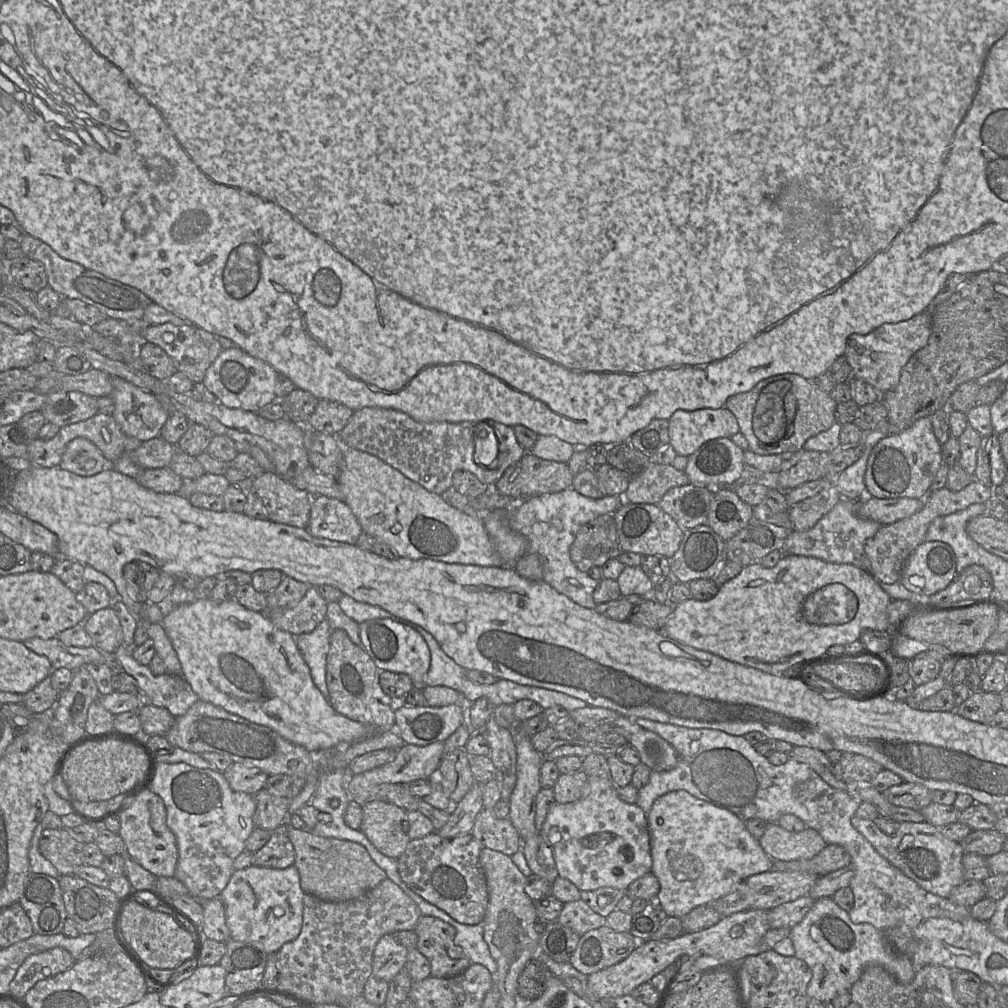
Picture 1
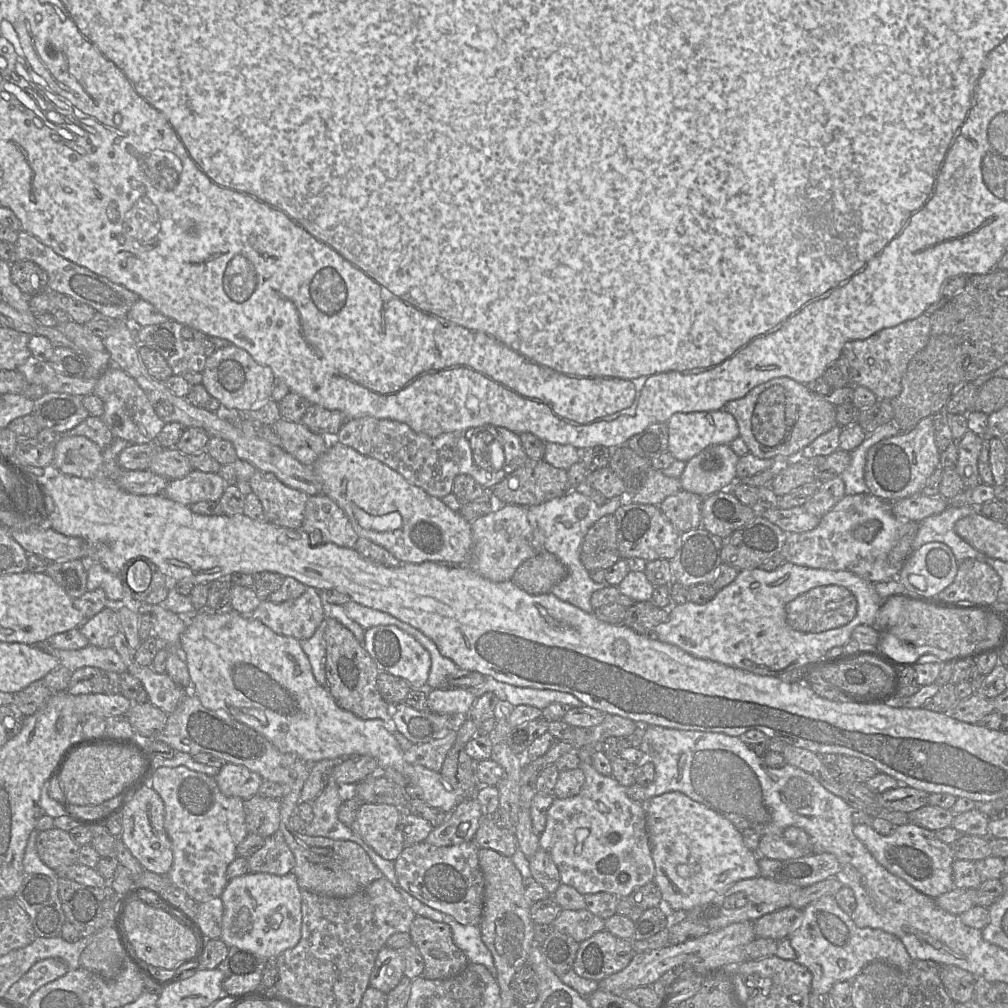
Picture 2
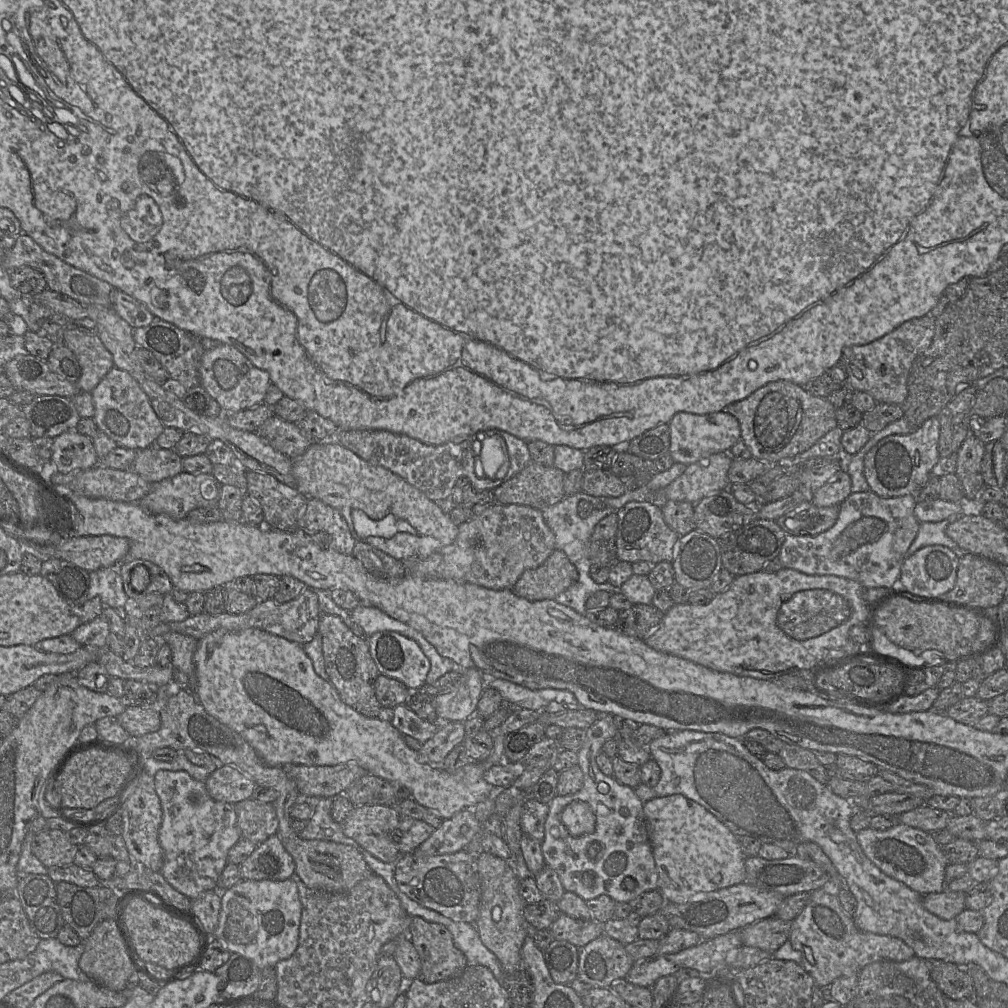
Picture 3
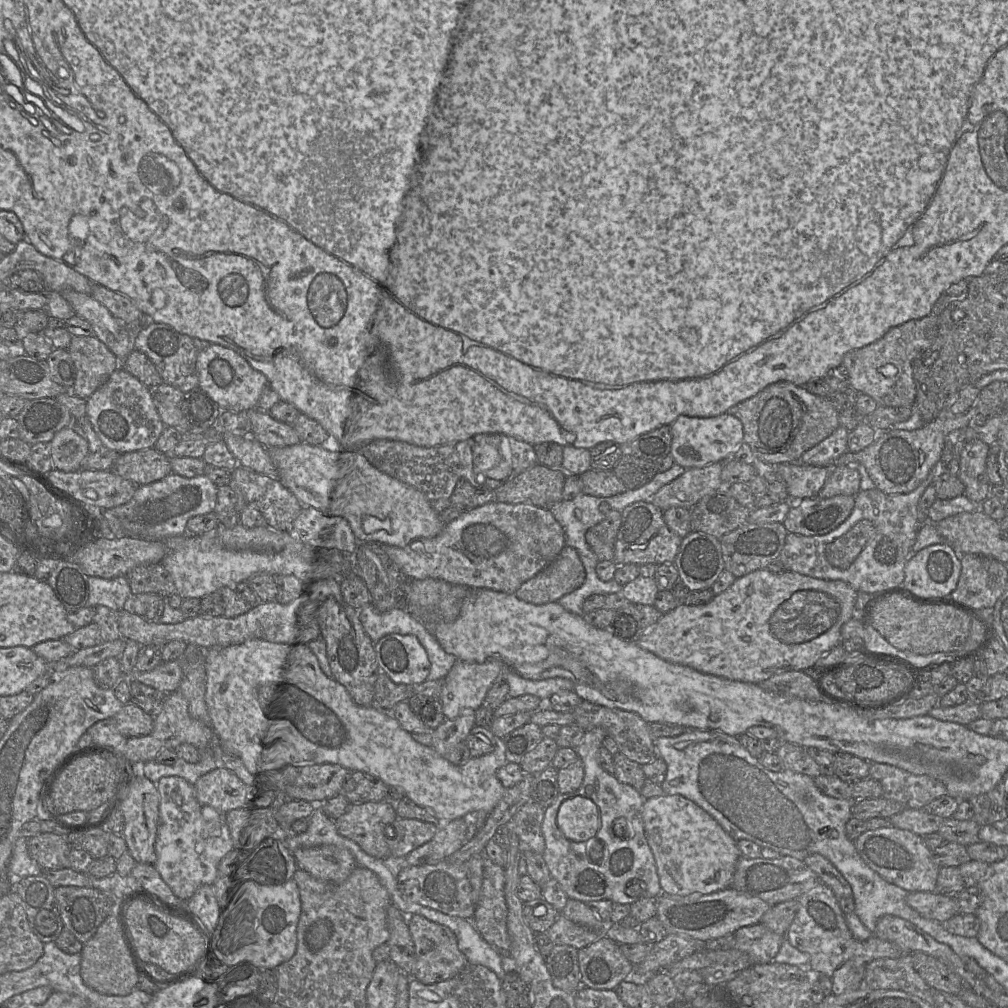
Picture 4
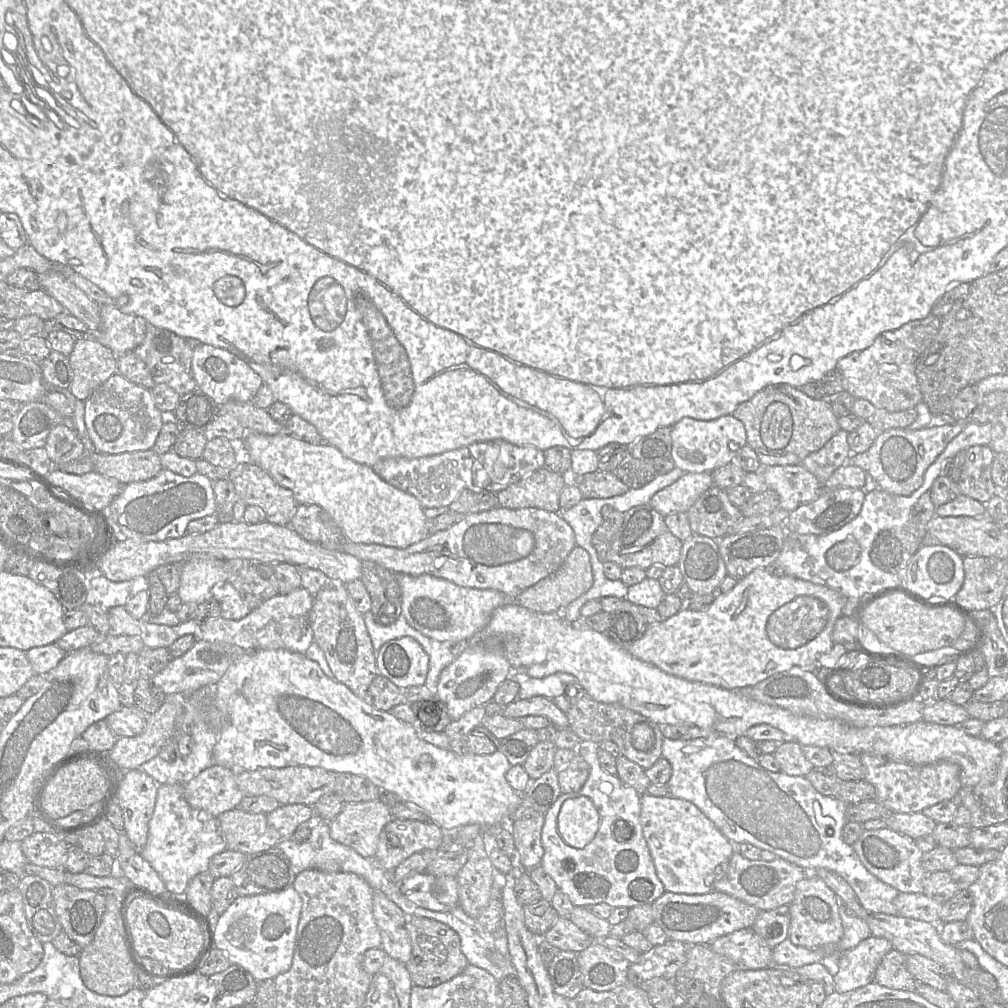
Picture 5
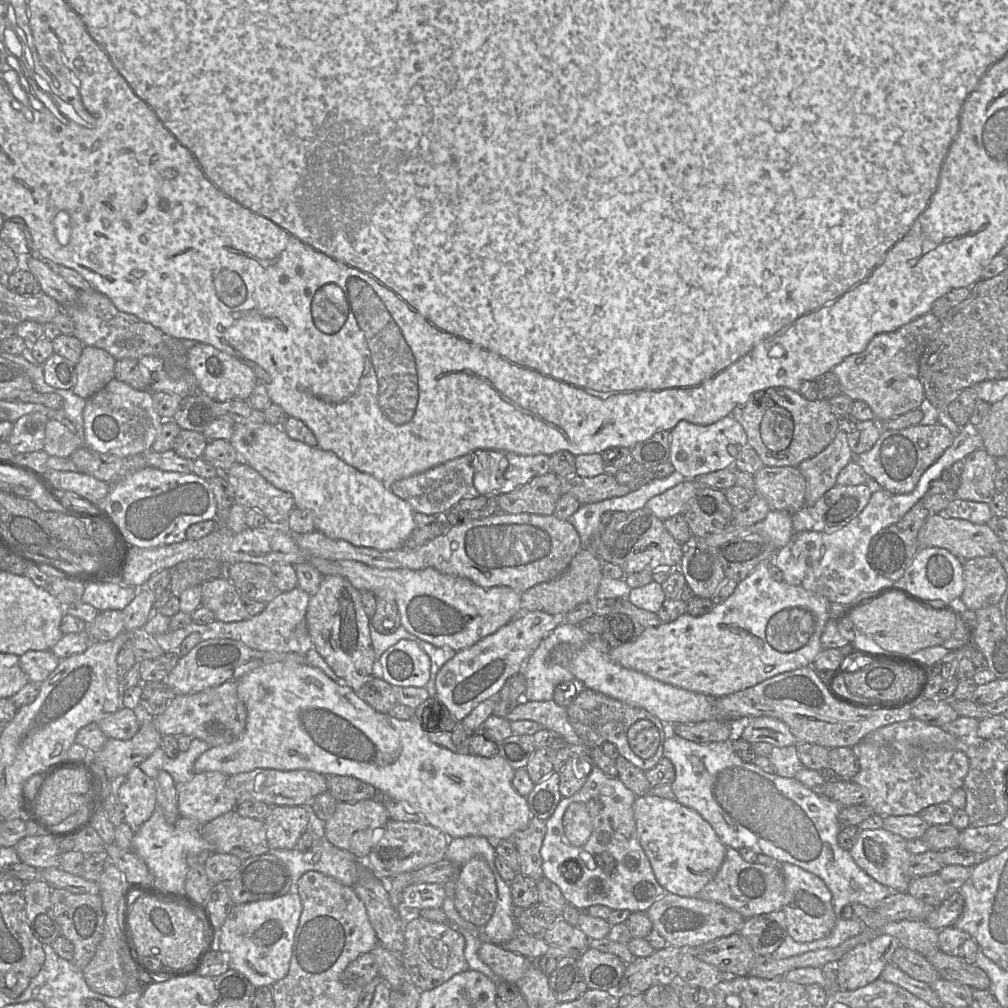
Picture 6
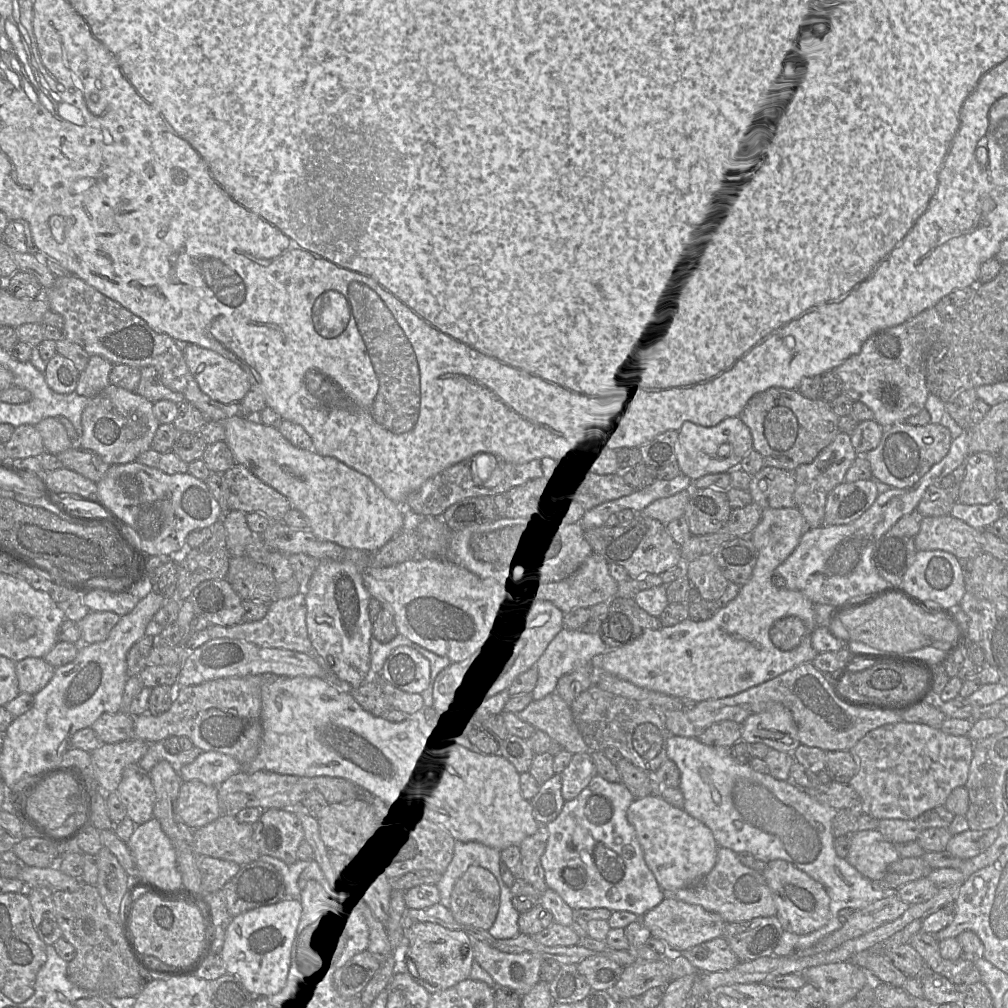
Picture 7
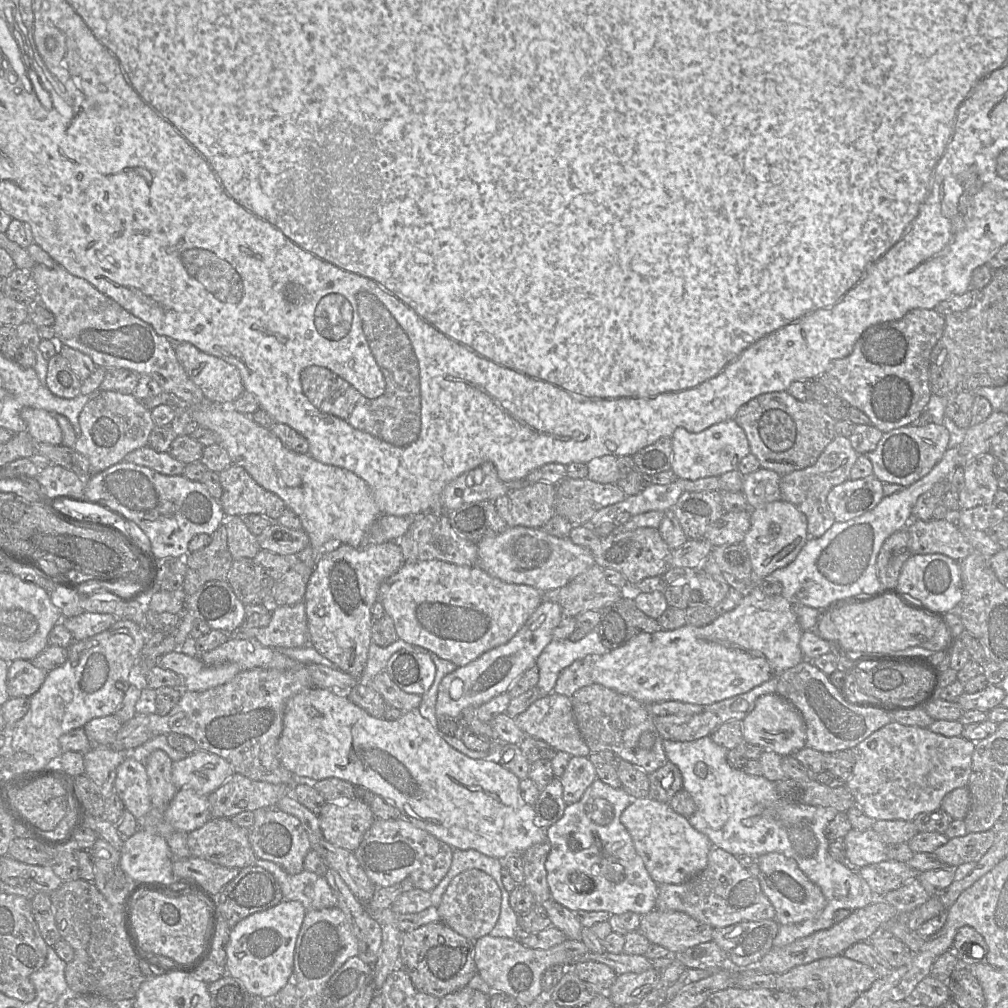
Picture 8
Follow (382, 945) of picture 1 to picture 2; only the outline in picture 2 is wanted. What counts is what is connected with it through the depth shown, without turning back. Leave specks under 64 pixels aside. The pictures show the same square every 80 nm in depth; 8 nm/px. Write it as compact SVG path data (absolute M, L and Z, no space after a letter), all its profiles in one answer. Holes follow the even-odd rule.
M384 946L377 955L370 974L369 986L388 994L401 981L404 975L404 958L402 950Z

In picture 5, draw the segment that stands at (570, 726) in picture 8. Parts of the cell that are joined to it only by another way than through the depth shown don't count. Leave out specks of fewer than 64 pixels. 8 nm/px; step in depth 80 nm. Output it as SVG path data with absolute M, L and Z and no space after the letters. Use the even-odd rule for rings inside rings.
M544 696L516 699L505 706L502 715L514 719L527 716L544 716L558 729L569 727L567 715L556 706L553 700Z

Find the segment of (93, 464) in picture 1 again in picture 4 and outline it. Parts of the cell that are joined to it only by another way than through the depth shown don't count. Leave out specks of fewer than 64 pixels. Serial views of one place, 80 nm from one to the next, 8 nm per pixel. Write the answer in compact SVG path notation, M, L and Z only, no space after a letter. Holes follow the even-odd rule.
M76 421L58 431L50 442L54 469L75 472L81 469L82 461L90 453L87 439L76 432Z

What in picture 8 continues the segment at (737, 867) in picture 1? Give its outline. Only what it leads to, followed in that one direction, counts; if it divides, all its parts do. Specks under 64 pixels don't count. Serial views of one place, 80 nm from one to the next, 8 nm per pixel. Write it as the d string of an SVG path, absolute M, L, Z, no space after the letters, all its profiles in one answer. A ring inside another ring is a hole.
M649 797L633 799L620 816L638 855L651 878L658 884L682 884L705 869L712 845L689 820L676 813L667 803Z

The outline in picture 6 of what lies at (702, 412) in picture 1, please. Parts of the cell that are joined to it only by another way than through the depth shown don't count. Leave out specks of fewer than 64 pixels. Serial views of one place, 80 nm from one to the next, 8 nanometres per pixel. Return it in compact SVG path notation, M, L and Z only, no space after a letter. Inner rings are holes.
M731 415L708 425L682 420L671 430L669 460L675 471L681 473L685 479L697 479L707 473L733 467L736 457L728 451L730 444L739 444L740 451L747 446L747 434L743 426Z

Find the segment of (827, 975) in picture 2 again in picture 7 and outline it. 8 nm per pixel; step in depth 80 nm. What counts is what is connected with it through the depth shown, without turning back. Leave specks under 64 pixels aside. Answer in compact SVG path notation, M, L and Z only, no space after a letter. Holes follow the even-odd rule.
M780 859L768 862L761 874L771 892L777 908L776 917L784 931L806 935L820 929L828 922L830 898L819 882L791 863Z

